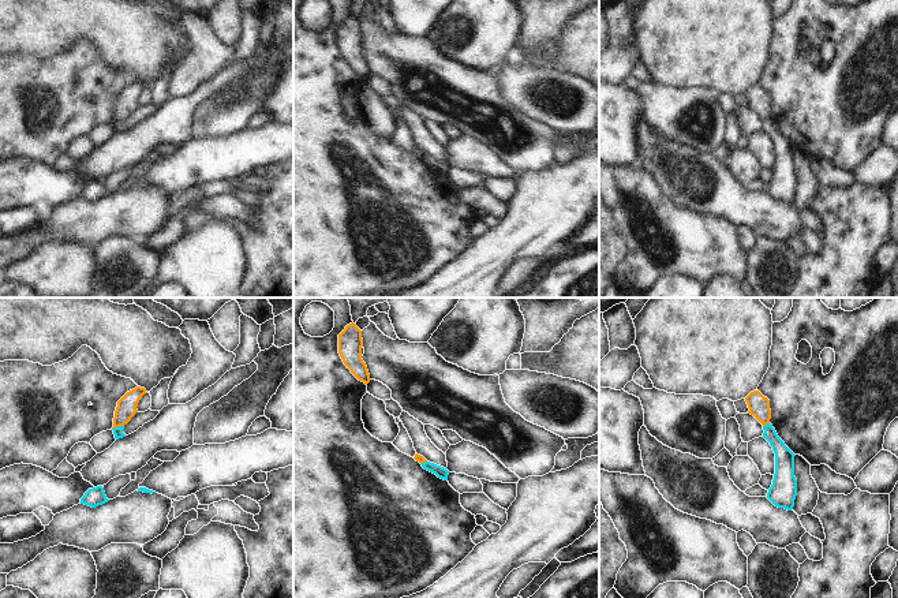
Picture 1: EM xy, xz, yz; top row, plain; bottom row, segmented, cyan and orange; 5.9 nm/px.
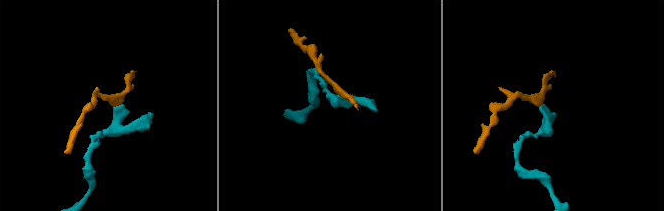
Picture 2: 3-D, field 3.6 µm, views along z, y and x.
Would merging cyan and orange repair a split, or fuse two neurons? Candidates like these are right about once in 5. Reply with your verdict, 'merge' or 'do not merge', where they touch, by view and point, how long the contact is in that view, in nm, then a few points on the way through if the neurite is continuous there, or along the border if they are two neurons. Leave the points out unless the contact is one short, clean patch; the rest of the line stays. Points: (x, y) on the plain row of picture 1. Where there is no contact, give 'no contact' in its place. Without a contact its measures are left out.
do not merge | xy (118, 122) | 80 nm | along xy (123, 119), (112, 123)

